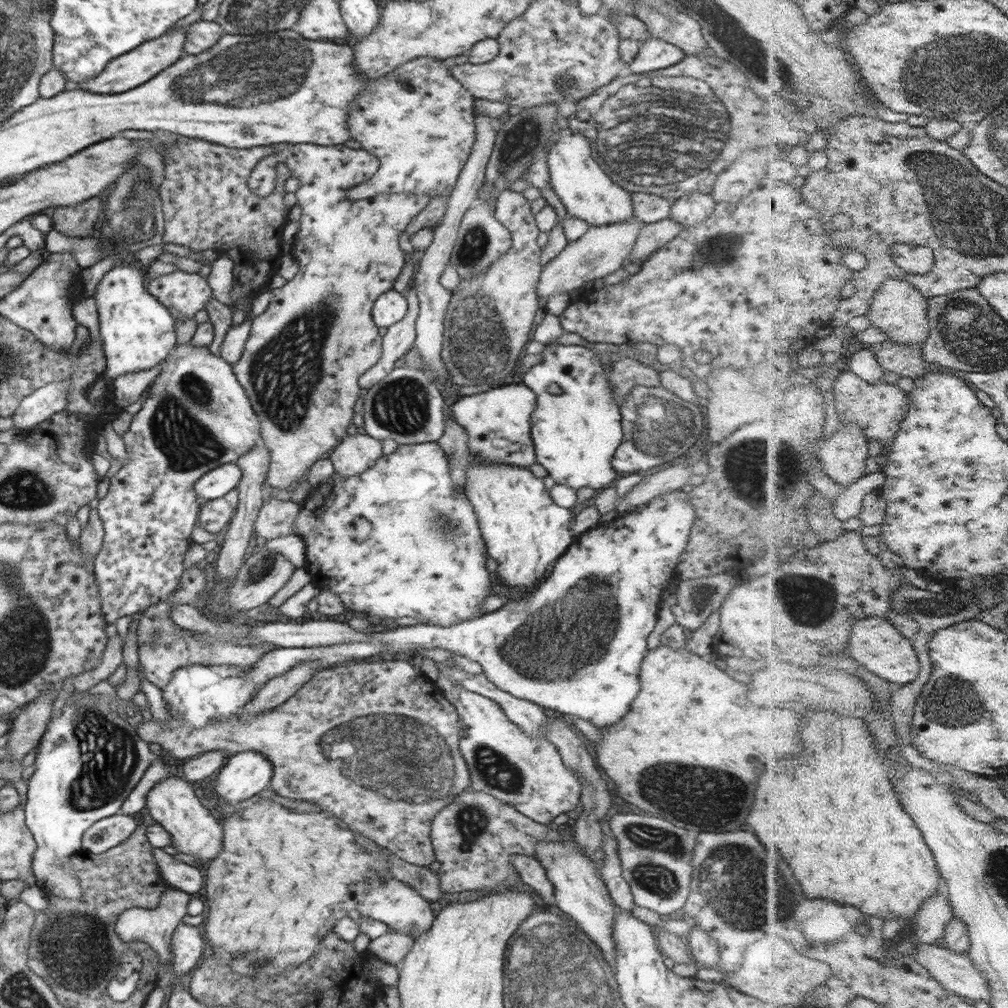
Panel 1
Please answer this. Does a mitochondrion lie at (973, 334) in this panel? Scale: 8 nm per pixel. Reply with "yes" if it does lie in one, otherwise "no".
yes

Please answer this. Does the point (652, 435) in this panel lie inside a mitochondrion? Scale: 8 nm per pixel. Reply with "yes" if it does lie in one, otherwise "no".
yes

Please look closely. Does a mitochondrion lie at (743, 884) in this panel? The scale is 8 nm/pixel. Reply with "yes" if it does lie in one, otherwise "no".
yes

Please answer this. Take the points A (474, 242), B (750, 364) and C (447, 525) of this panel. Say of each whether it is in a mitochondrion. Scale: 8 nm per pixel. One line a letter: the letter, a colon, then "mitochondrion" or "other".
A: mitochondrion
B: other
C: mitochondrion

